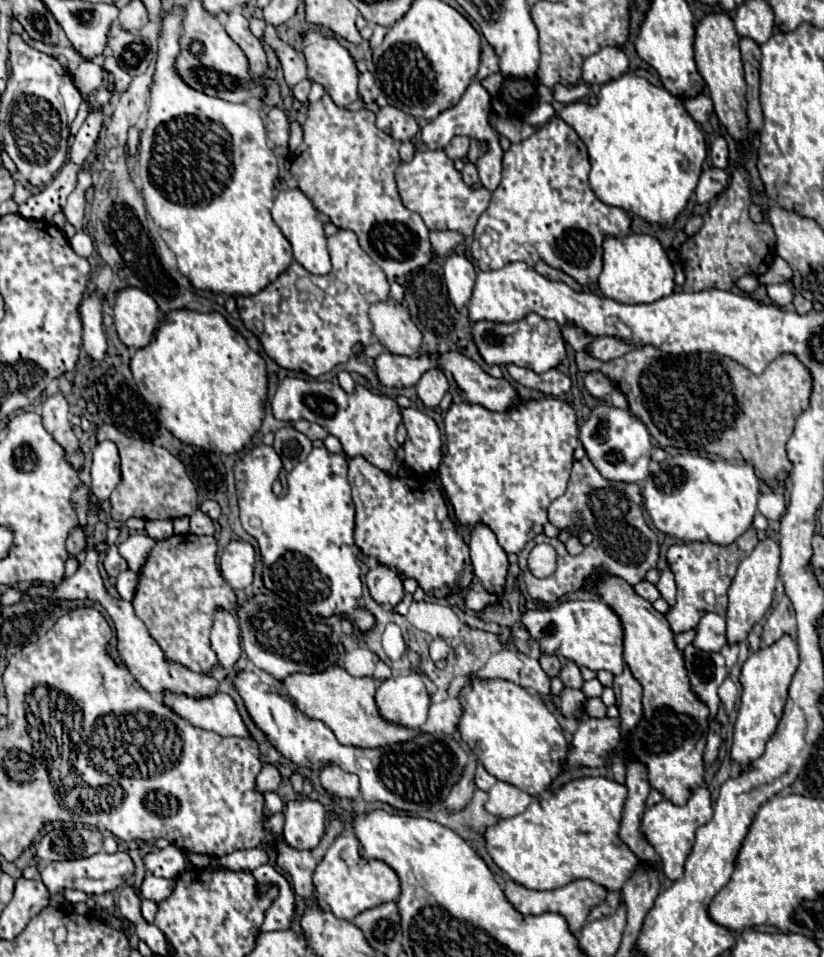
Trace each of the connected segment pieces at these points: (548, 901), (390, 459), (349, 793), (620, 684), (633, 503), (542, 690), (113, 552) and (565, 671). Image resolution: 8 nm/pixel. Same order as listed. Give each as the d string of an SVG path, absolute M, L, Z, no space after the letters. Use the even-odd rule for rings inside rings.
M512 880L506 882L506 888L504 888L504 894L506 898L512 902L512 906L520 912L520 914L544 914L544 912L556 912L556 914L562 914L572 932L578 934L578 930L582 928L582 924L586 922L586 916L590 912L590 908L594 908L596 904L604 902L606 898L606 888L592 882L592 880L574 880L562 888L556 888L556 890L546 890L546 892L540 892L540 890L530 890L530 888L524 888Z
M288 376L280 382L274 400L272 412L276 420L296 422L300 418L308 422L316 422L334 434L346 452L348 458L364 456L372 466L380 468L388 476L396 476L404 466L404 450L396 442L396 428L402 422L400 406L396 400L388 396L378 396L366 390L364 386L356 386L354 394L346 394L334 382L320 382L320 380L304 380Z
M326 766L320 774L320 782L328 792L344 796L344 798L356 798L360 794L358 776L344 772L340 766Z
M624 666L624 672L614 678L612 688L616 692L616 706L620 710L622 728L628 734L630 728L634 728L636 722L642 718L642 704L640 704L642 688L640 688L640 682L632 676L630 668Z
M590 458L576 460L572 466L572 476L568 482L568 490L564 496L556 498L550 508L548 508L548 520L556 528L564 528L568 524L574 524L578 518L582 520L584 526L588 526L594 534L594 540L590 546L582 550L582 554L572 556L568 554L566 546L560 544L556 538L548 538L544 533L534 538L534 542L546 542L556 548L558 552L558 568L552 576L548 578L536 578L526 566L526 560L520 560L520 568L526 580L528 594L540 602L554 604L558 602L564 594L572 590L580 590L582 582L598 568L604 566L610 574L624 578L628 584L638 584L644 580L646 572L654 568L654 558L658 560L658 538L644 520L642 514L642 496L636 484L624 484L624 482L610 482L600 476L600 472L594 468Z
M518 652L518 656L524 662L524 666L520 670L520 684L524 688L532 688L540 696L548 696L550 694L550 676L540 668L540 662L534 658L528 658L520 652Z
M110 546L108 556L106 556L106 560L104 560L104 568L106 568L108 576L114 576L114 578L116 578L116 576L122 572L122 568L124 568L124 570L128 570L126 560L124 560L124 558L118 554L116 546ZM122 562L124 562L124 566L122 566Z
M566 660L566 664L560 672L560 679L566 687L581 689L584 683L579 667Z

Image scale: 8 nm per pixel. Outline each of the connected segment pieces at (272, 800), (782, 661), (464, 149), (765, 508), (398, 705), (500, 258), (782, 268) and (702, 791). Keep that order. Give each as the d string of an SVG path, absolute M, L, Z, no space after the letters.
M266 792L264 794L264 800L266 800L266 814L282 812L284 804L282 804L282 800L280 800L280 796L276 792Z
M782 636L776 644L754 652L742 666L742 704L738 710L738 720L734 726L734 744L732 744L732 762L740 766L740 770L748 770L754 760L764 754L766 742L776 732L776 724L780 724L780 716L784 714L784 700L788 698L788 684L796 674L798 664L798 648L796 640L790 636Z
M456 136L444 150L452 160L466 160L468 156L468 148L470 148L470 138L466 136Z
M766 494L760 498L758 502L758 510L768 518L768 520L780 520L780 516L784 514L784 508L786 508L786 502L784 502L784 496L782 494Z
M410 672L384 680L376 690L376 706L380 716L396 726L410 730L422 728L430 706L430 696L422 682L422 674Z
M552 118L546 126L540 126L528 140L512 144L510 150L504 152L502 182L492 192L492 202L474 228L470 250L480 270L498 270L510 262L526 262L528 266L534 266L538 260L544 260L582 286L596 282L602 268L604 236L626 236L630 232L630 218L622 208L608 206L596 198L588 184L588 172L590 160L586 144L560 118Z
M776 256L774 264L770 266L770 270L768 270L766 274L758 276L758 278L760 278L760 282L762 282L762 284L780 284L780 282L792 282L792 268L790 268L790 264L788 264L784 258Z
M696 788L684 806L676 806L668 800L662 800L644 812L640 822L640 832L644 832L644 838L652 844L652 848L660 856L662 872L668 880L678 880L684 874L682 866L692 850L696 828L704 826L710 818L712 818L712 802L708 788Z

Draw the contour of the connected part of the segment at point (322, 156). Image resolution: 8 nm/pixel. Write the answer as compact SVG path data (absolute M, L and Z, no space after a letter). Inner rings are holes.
M322 96L318 102L308 104L308 118L302 126L304 142L296 150L296 160L290 166L290 188L300 188L318 210L322 210L332 224L338 228L348 228L356 232L360 246L368 256L386 272L390 280L414 270L422 268L432 258L432 246L428 240L428 228L416 212L410 212L402 206L394 170L400 164L400 140L382 132L374 124L374 114L370 110L350 112L338 108L330 96Z

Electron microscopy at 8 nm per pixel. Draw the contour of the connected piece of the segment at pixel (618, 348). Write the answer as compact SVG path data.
M604 336L604 338L596 338L592 340L588 346L586 346L586 352L592 356L592 358L598 358L602 362L610 362L614 358L620 358L624 356L626 352L630 352L634 346L622 342L622 340L616 340L616 338L610 338L610 336Z

